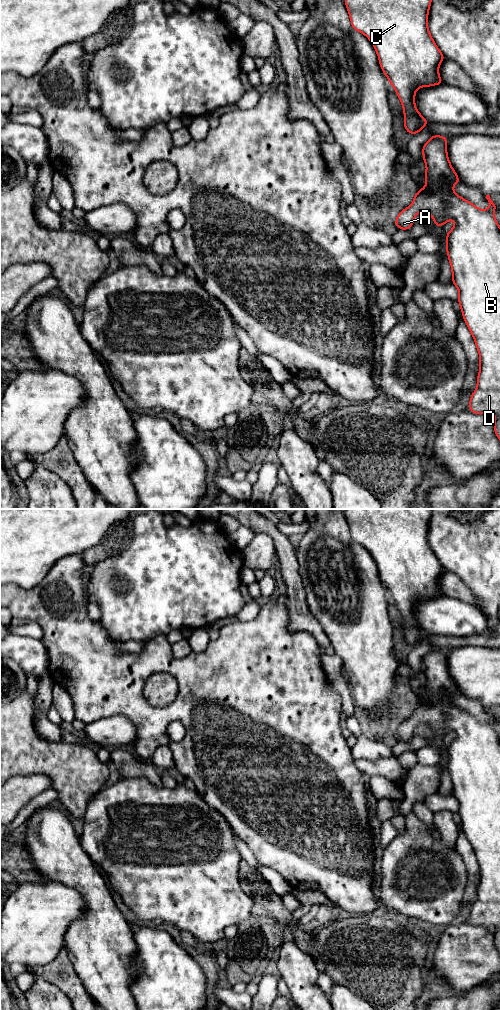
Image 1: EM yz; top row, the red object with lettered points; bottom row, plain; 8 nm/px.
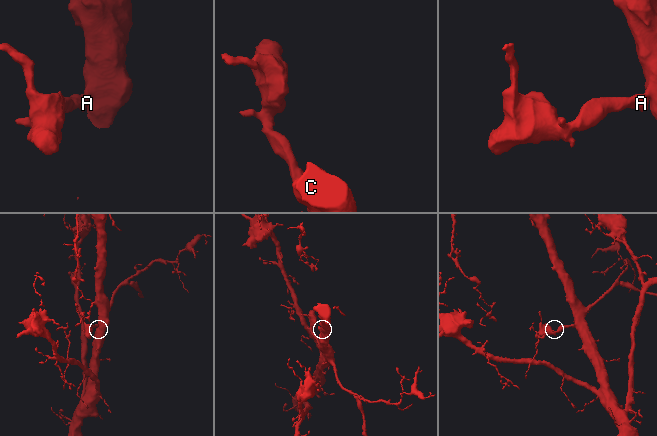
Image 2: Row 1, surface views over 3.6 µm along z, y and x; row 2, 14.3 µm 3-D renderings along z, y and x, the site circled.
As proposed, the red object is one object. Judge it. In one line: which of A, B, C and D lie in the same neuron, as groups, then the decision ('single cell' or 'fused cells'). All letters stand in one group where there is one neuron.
A B C D; single cell

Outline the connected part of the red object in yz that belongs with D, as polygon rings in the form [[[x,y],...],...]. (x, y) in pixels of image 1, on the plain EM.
[[[432,647],[422,658],[422,670],[426,676],[426,692],[424,700],[417,703],[413,709],[413,715],[402,722],[396,729],[394,736],[401,742],[408,742],[414,736],[415,728],[422,722],[428,724],[438,740],[450,731],[455,733],[455,738],[445,747],[448,772],[452,782],[452,796],[459,802],[458,815],[463,831],[475,852],[476,860],[480,868],[480,881],[477,889],[477,899],[469,913],[469,922],[474,926],[487,927],[493,925],[496,928],[494,943],[500,952],[500,738],[493,726],[497,717],[486,707],[489,720],[481,722],[470,713],[460,709],[453,703],[456,695],[461,694],[455,682],[451,678],[447,666],[447,649]]]

